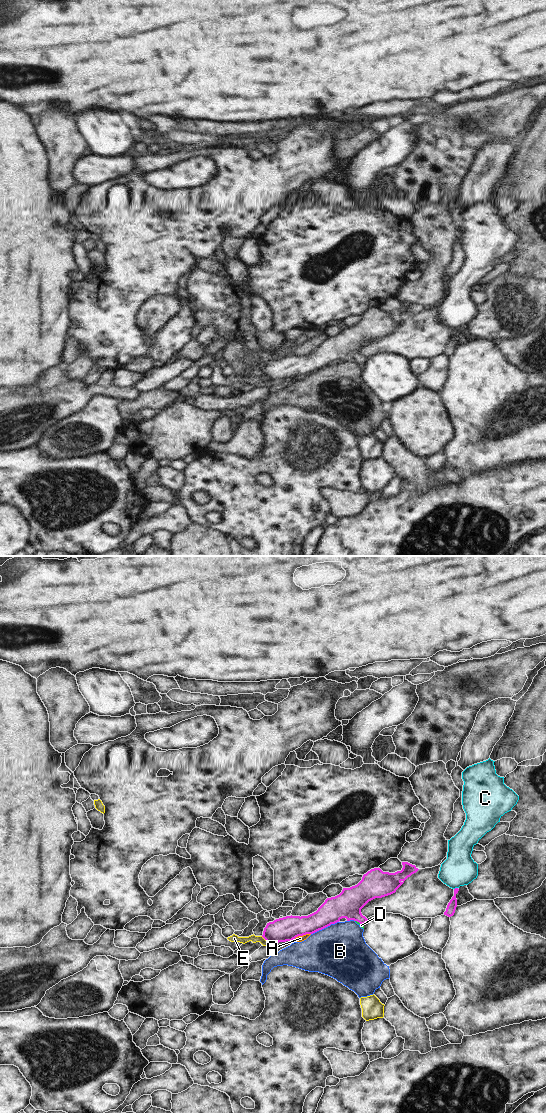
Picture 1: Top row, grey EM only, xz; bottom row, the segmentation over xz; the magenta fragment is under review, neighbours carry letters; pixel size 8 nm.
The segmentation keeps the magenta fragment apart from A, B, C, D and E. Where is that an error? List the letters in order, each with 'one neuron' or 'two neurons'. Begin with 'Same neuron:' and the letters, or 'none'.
Same neuron: D
A: two neurons
B: two neurons
C: two neurons
D: one neuron
E: two neurons

